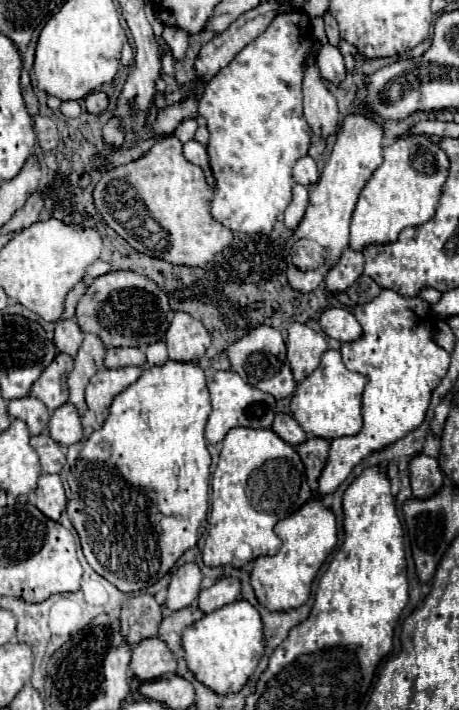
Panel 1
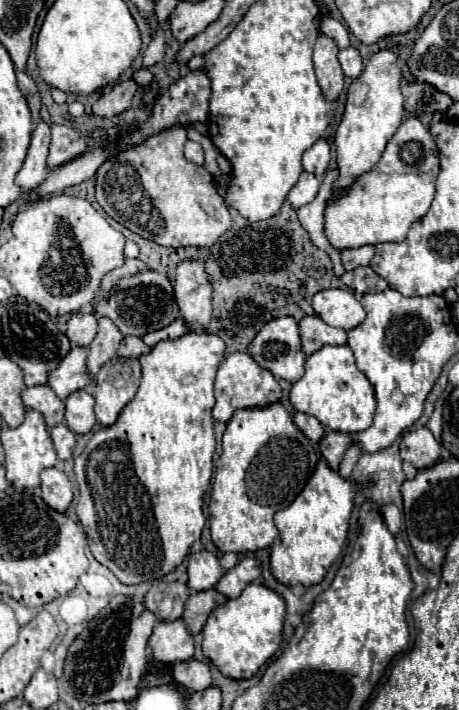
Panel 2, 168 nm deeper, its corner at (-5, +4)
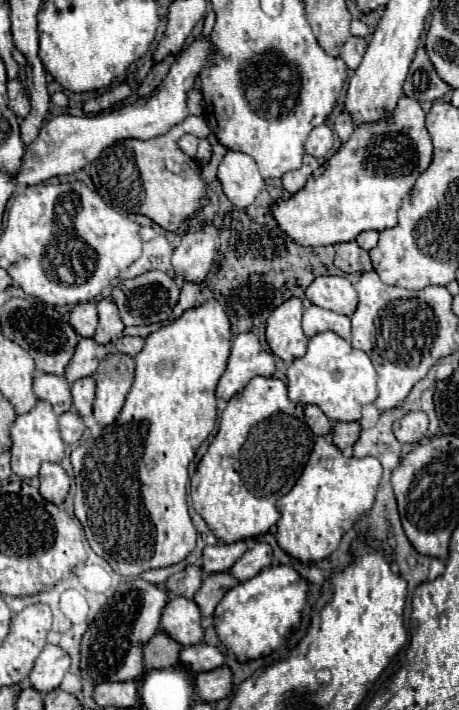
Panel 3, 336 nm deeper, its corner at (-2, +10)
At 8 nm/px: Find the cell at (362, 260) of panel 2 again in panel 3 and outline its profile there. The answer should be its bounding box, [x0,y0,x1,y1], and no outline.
[355,231,379,251]

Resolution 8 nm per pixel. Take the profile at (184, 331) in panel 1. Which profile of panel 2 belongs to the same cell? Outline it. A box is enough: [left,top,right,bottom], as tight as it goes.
[174,259,212,331]

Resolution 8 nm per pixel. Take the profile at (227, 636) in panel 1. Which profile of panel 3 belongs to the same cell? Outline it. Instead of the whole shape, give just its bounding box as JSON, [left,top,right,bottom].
[213,565,307,663]

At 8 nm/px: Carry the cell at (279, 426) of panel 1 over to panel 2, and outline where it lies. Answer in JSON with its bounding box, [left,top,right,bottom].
[294,413,324,441]

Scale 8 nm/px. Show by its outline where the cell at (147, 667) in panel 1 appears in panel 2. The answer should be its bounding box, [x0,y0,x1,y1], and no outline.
[148,619,194,663]

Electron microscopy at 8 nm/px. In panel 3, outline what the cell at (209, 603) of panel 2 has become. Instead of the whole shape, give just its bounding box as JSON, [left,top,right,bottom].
[193,573,237,617]

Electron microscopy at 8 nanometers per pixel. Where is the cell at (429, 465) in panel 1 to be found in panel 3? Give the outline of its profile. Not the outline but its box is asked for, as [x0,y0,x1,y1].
[393,411,429,445]

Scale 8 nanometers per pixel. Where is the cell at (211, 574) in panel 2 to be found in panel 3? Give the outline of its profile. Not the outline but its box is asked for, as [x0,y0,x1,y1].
[203,541,245,573]

